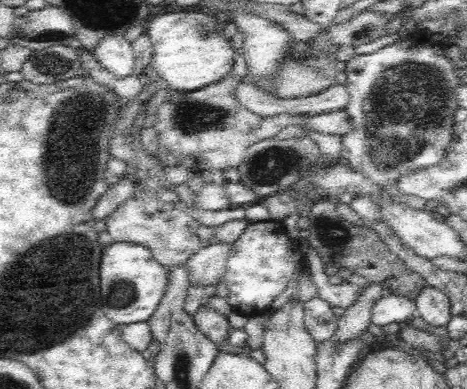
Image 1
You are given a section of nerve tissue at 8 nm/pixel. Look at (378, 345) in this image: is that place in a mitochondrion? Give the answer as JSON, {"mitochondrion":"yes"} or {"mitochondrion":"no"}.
{"mitochondrion":"no"}

